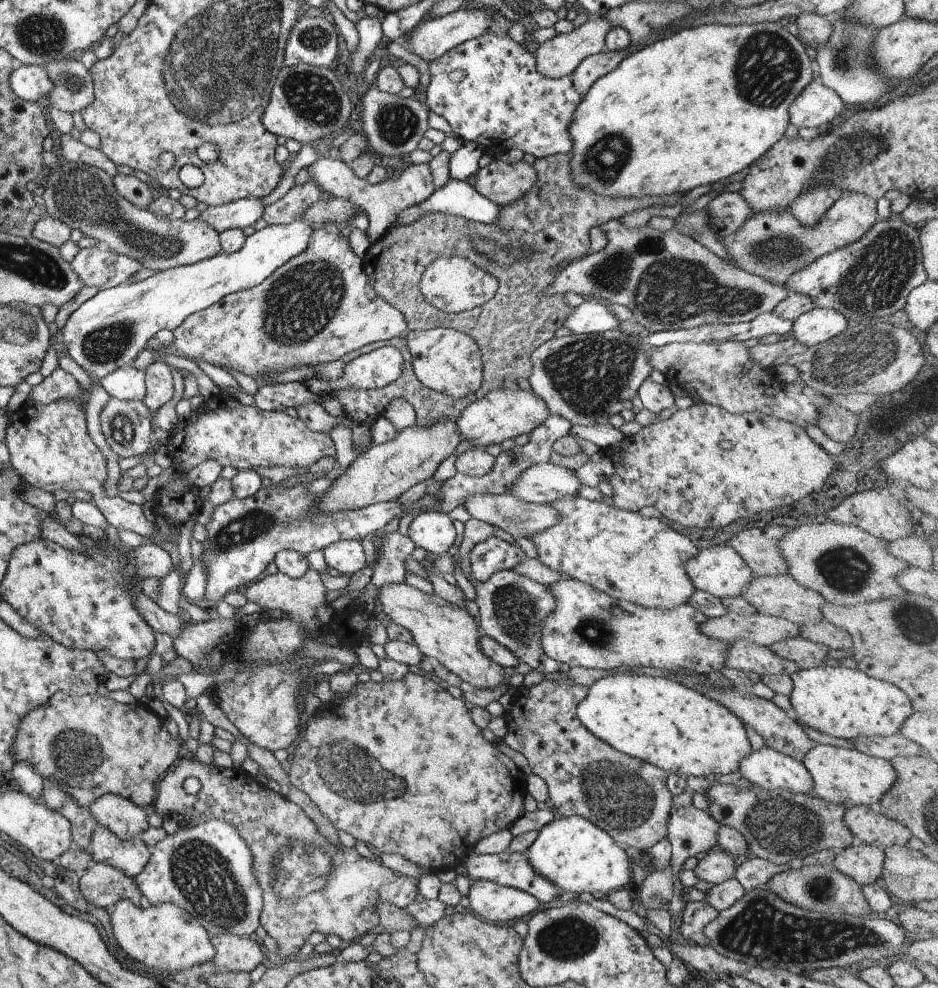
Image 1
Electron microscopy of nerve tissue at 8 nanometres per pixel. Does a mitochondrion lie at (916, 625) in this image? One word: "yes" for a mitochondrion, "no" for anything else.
yes

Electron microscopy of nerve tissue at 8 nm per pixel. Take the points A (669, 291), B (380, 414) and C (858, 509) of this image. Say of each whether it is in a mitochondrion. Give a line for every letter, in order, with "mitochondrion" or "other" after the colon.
A: mitochondrion
B: other
C: other

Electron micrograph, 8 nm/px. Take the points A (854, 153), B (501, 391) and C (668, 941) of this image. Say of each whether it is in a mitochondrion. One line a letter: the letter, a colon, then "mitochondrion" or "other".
A: mitochondrion
B: other
C: other

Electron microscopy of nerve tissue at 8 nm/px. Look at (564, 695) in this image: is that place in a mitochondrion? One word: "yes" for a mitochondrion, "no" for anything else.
no

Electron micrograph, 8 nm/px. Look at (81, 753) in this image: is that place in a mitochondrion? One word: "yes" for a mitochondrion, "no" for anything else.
yes

